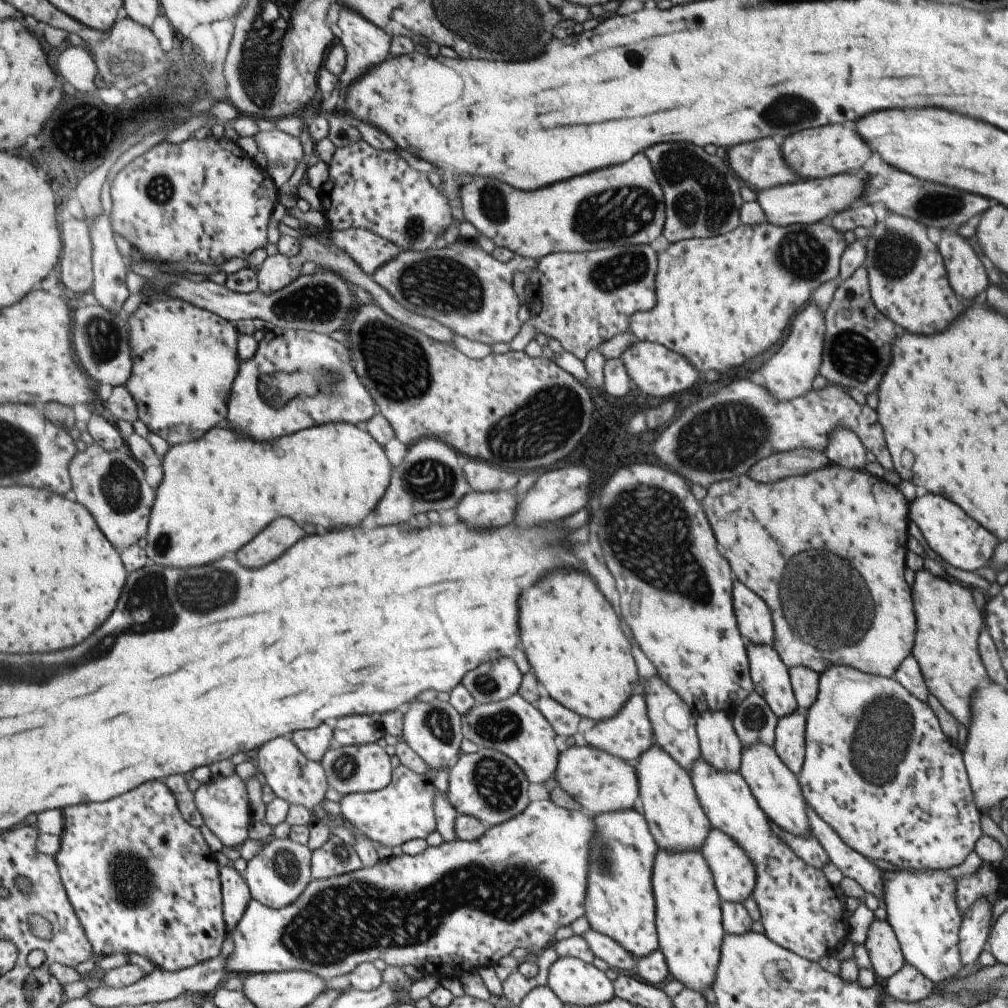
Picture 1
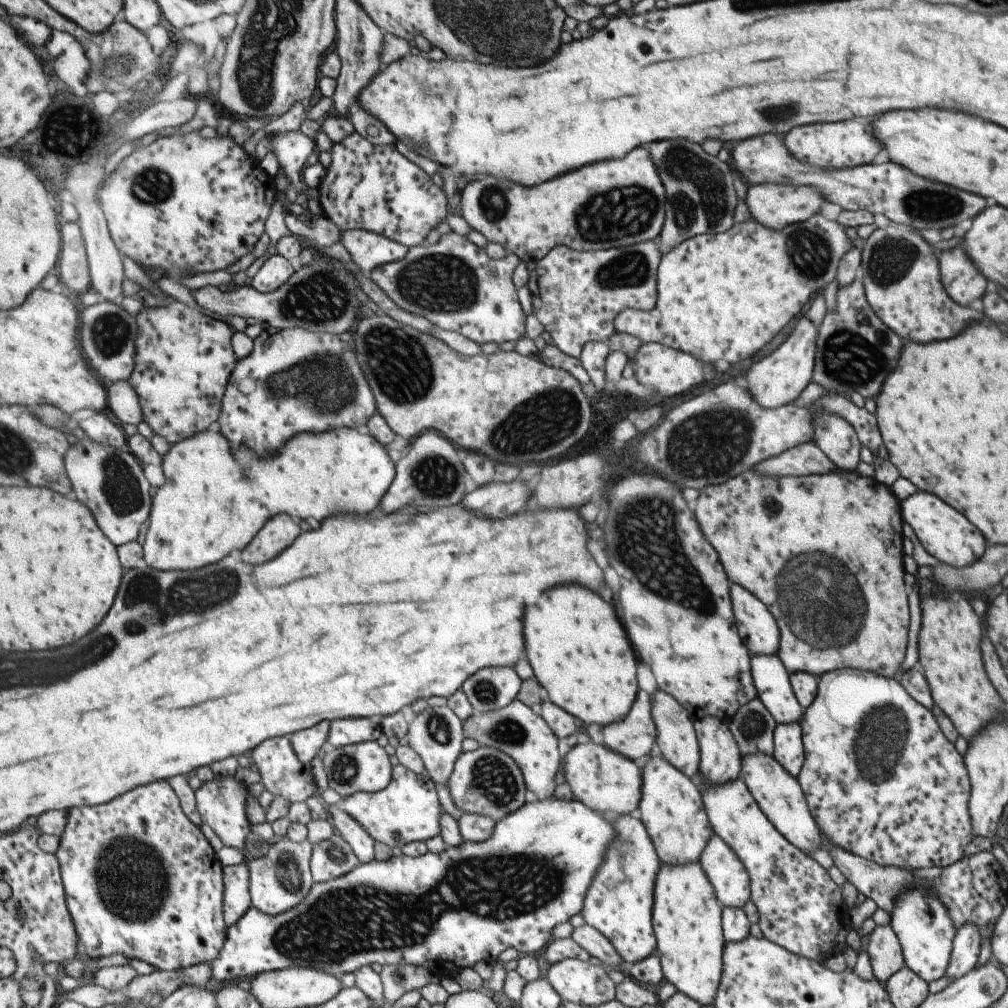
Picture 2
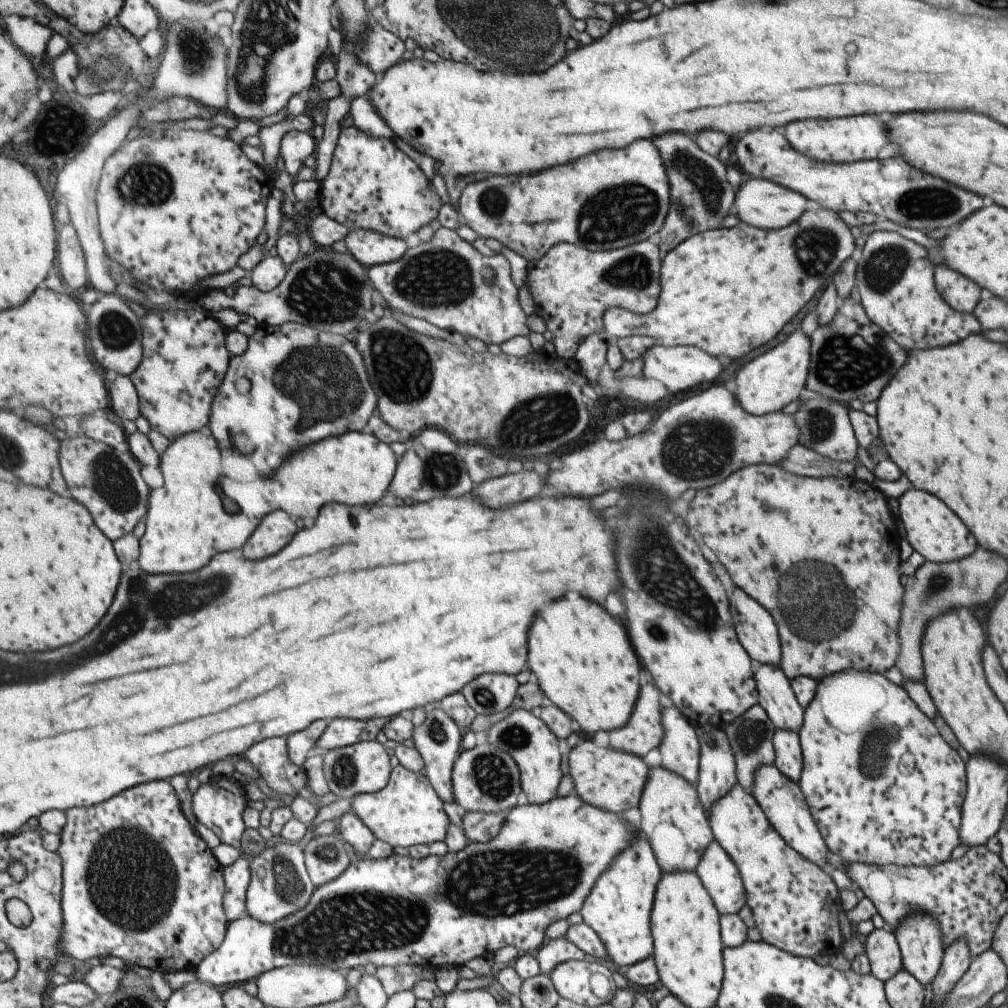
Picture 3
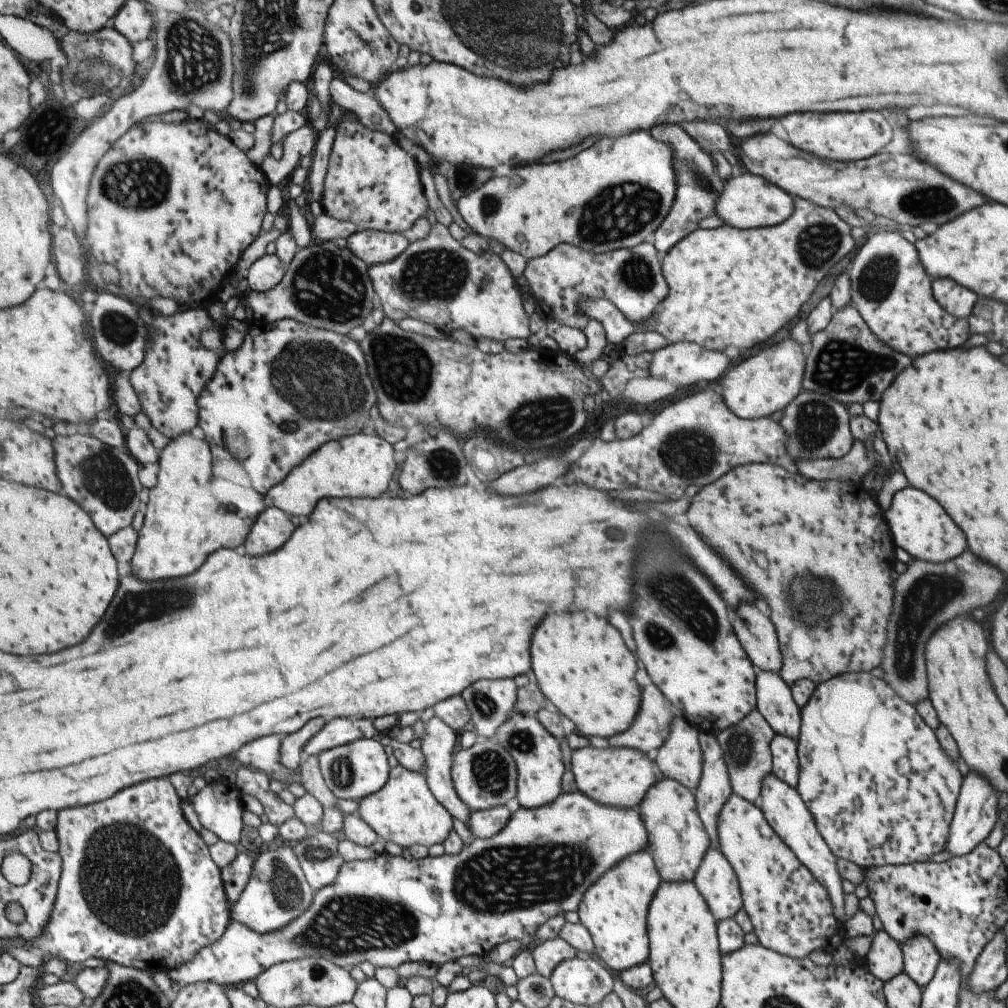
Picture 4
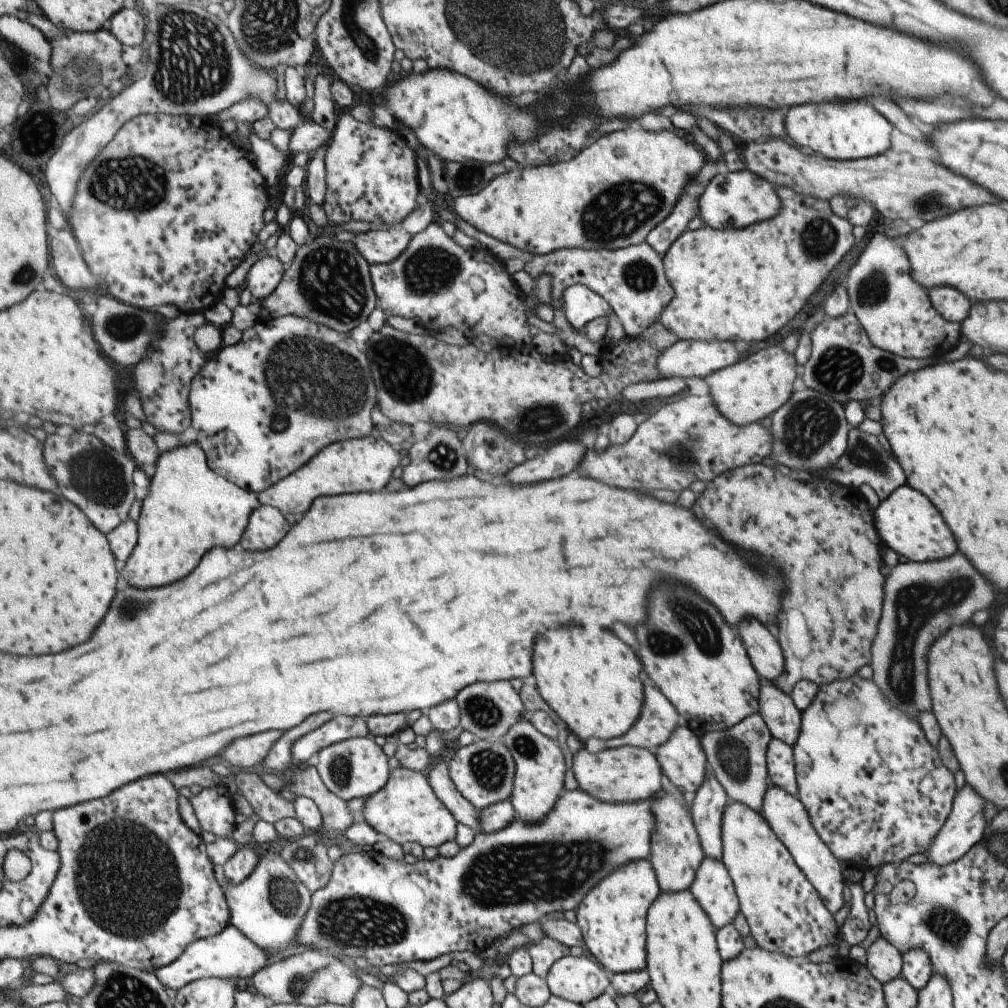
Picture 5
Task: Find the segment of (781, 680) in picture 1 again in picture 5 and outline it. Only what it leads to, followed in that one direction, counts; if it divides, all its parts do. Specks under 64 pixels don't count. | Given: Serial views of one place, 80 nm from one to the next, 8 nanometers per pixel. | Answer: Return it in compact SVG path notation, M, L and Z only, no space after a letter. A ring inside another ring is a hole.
M760 680L758 713L772 738L792 745L799 734L801 712L795 708L790 695L780 691L773 682Z

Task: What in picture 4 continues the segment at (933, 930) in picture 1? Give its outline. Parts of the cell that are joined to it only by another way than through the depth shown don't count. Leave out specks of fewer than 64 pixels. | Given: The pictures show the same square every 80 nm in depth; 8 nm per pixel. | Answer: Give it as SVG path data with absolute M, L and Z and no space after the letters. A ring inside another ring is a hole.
M922 934L911 935L899 945L902 952L902 971L919 988L924 987L932 979L940 954Z

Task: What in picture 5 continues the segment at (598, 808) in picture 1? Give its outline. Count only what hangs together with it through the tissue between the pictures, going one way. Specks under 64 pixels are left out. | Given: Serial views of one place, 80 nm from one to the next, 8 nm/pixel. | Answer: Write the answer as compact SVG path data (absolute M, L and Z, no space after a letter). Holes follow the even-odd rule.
M631 745L591 753L584 746L573 756L573 768L580 788L600 801L627 803L651 799L661 791L659 766L649 750Z

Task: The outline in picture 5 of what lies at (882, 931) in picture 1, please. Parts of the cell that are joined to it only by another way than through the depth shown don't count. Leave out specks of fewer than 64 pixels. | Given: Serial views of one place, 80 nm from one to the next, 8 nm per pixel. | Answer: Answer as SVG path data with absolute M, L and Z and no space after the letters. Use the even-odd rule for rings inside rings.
M877 937L866 949L866 969L882 985L900 976L902 954L883 937Z

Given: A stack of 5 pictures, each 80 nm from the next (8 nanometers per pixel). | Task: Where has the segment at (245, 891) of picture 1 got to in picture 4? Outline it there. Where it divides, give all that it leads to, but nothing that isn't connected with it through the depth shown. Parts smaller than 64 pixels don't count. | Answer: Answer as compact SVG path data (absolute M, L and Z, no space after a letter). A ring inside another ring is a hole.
M241 850L239 856L223 871L230 908L237 905L252 877L255 855Z

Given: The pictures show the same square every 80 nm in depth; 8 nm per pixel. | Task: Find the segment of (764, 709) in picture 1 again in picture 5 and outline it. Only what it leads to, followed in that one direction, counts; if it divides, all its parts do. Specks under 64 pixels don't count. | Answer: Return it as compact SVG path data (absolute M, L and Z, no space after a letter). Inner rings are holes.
M758 712L746 716L732 727L699 736L698 741L706 756L707 768L713 771L714 777L726 792L728 802L737 801L748 806L751 810L760 810L764 792L769 785L766 771L766 748L771 739L772 736L770 735L769 729Z

